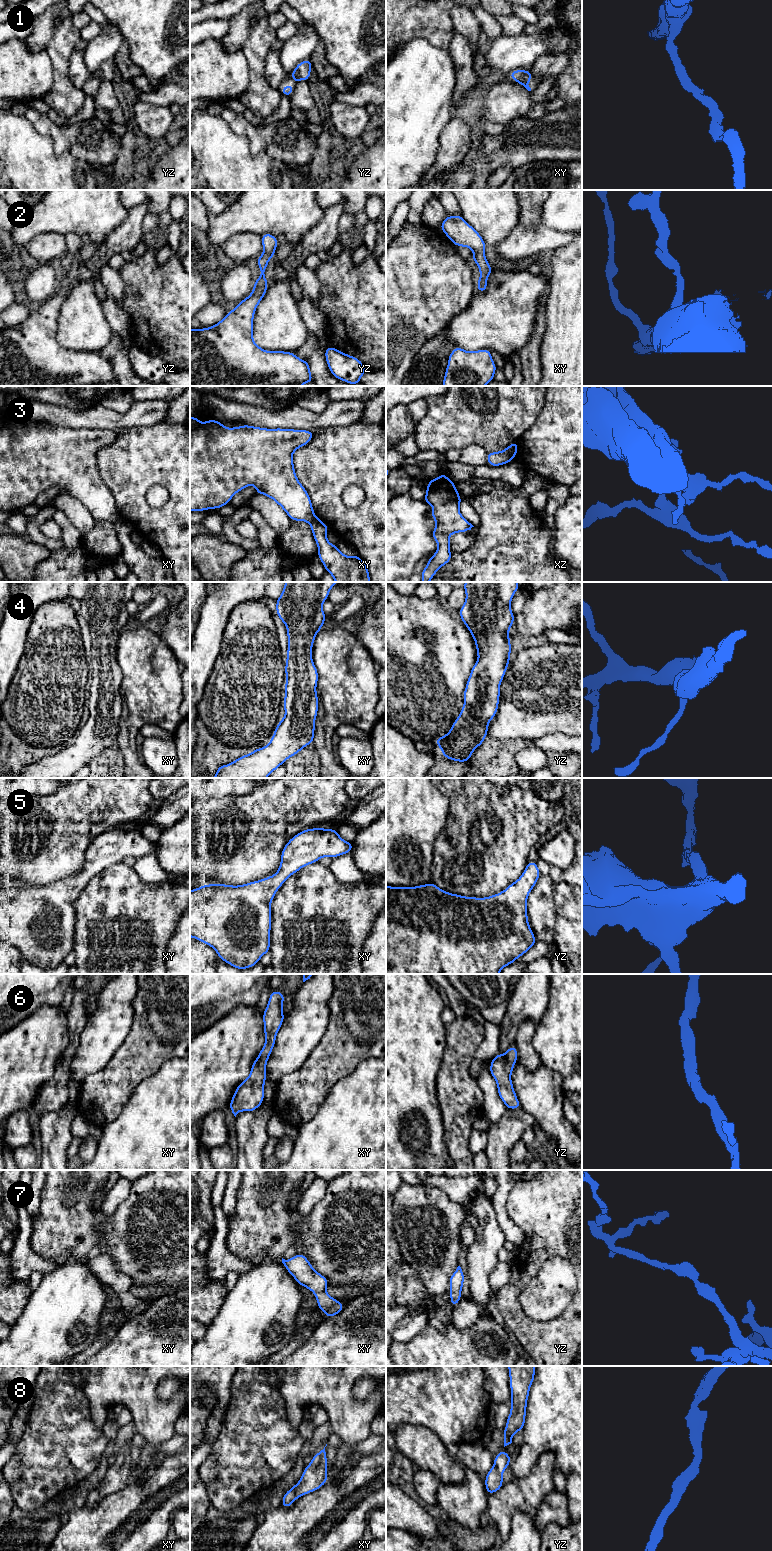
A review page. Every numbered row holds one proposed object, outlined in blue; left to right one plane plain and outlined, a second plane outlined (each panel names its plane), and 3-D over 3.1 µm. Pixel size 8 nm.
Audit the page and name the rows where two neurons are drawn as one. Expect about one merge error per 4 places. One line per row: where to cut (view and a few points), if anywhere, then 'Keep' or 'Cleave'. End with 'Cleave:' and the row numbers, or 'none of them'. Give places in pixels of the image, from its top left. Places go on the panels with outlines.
1: No split. Keep
2: No split. Keep
3: Split along xz (506, 448), (513, 458). Cleave
4: No split. Keep
5: No split. Keep
6: No split. Keep
7: No split. Keep
8: No split. Keep
Cleave: 3

